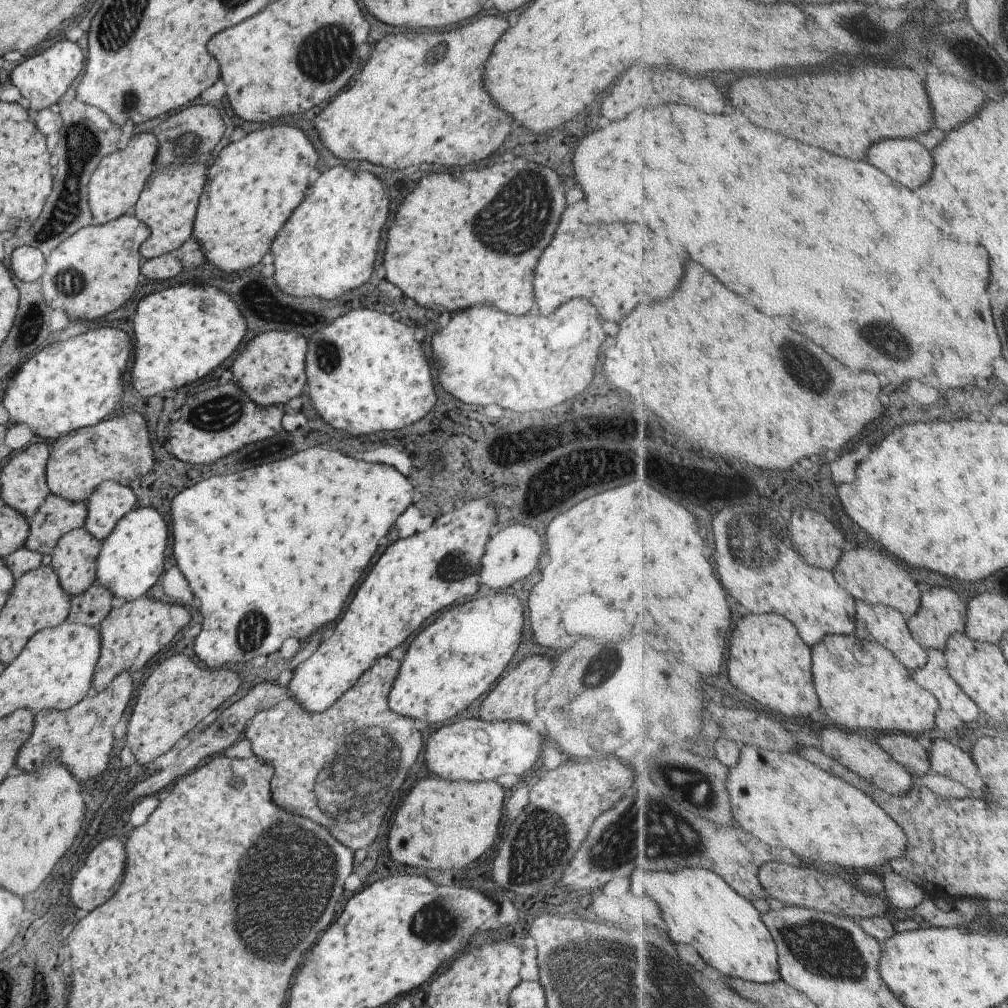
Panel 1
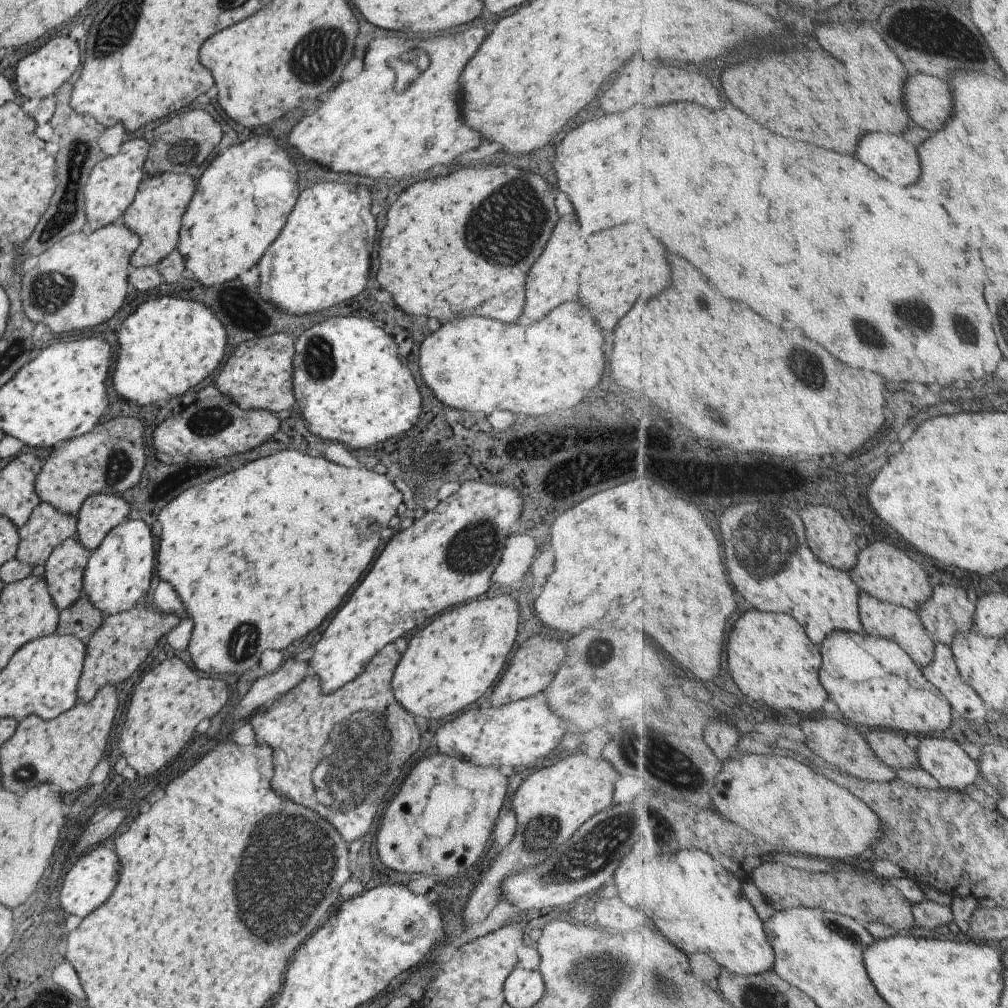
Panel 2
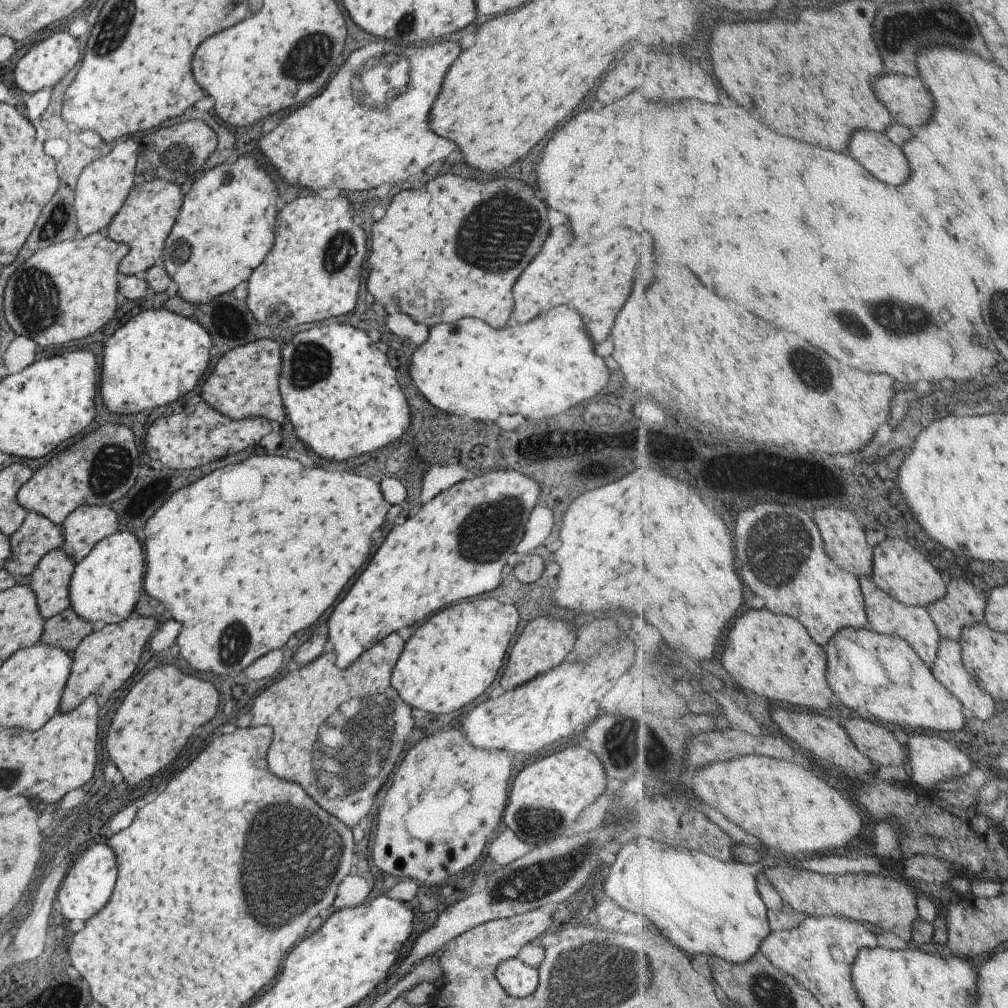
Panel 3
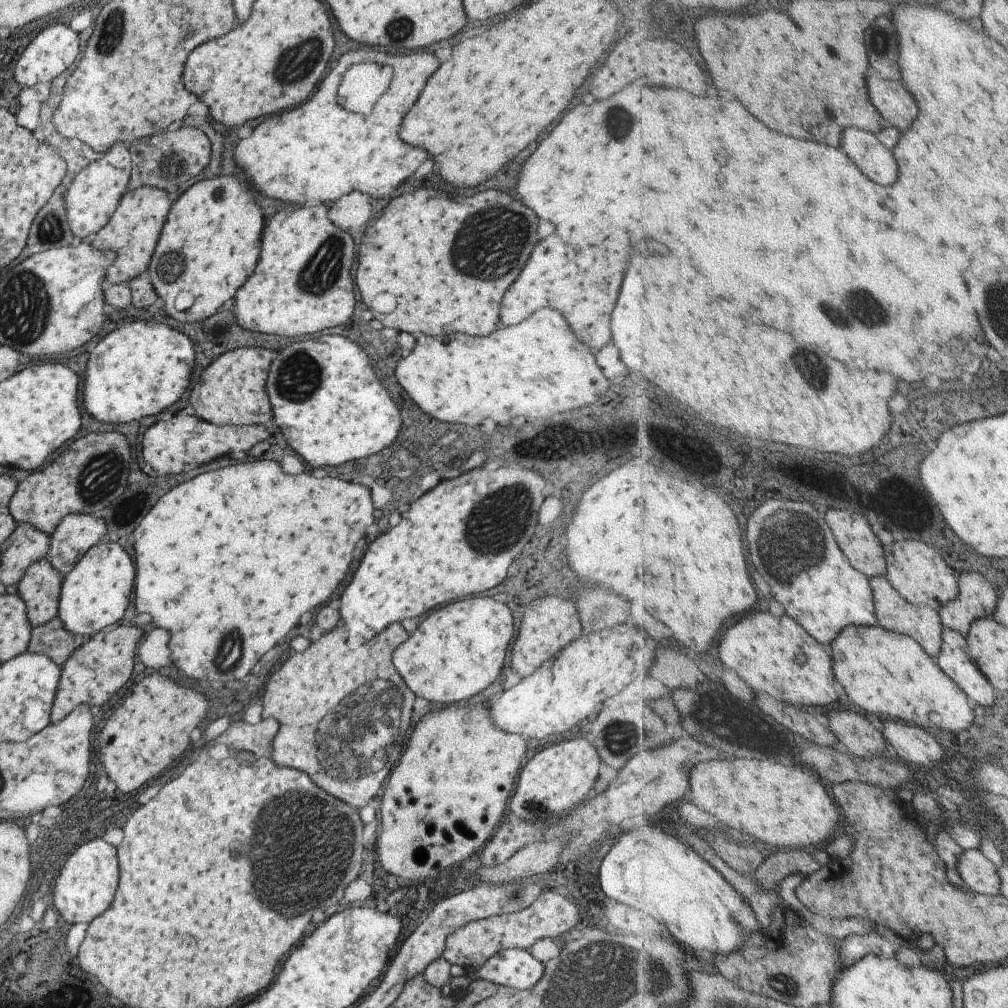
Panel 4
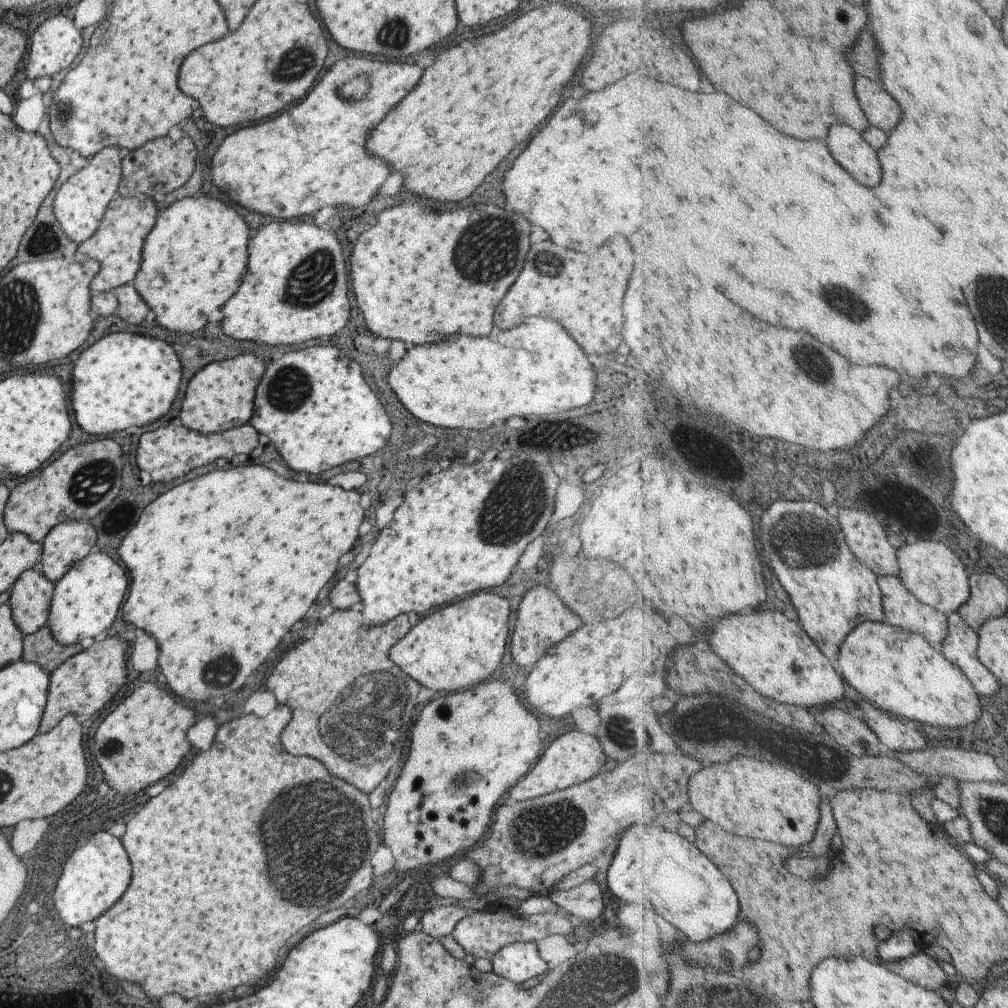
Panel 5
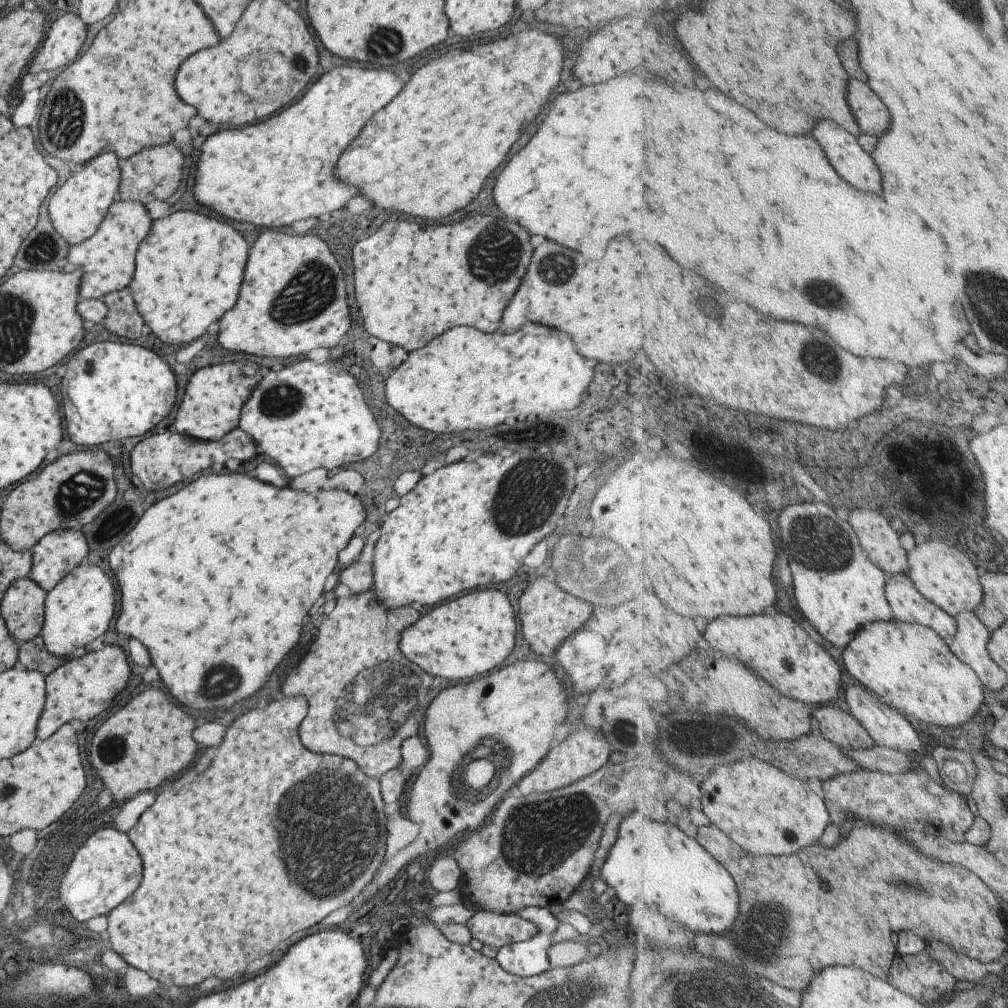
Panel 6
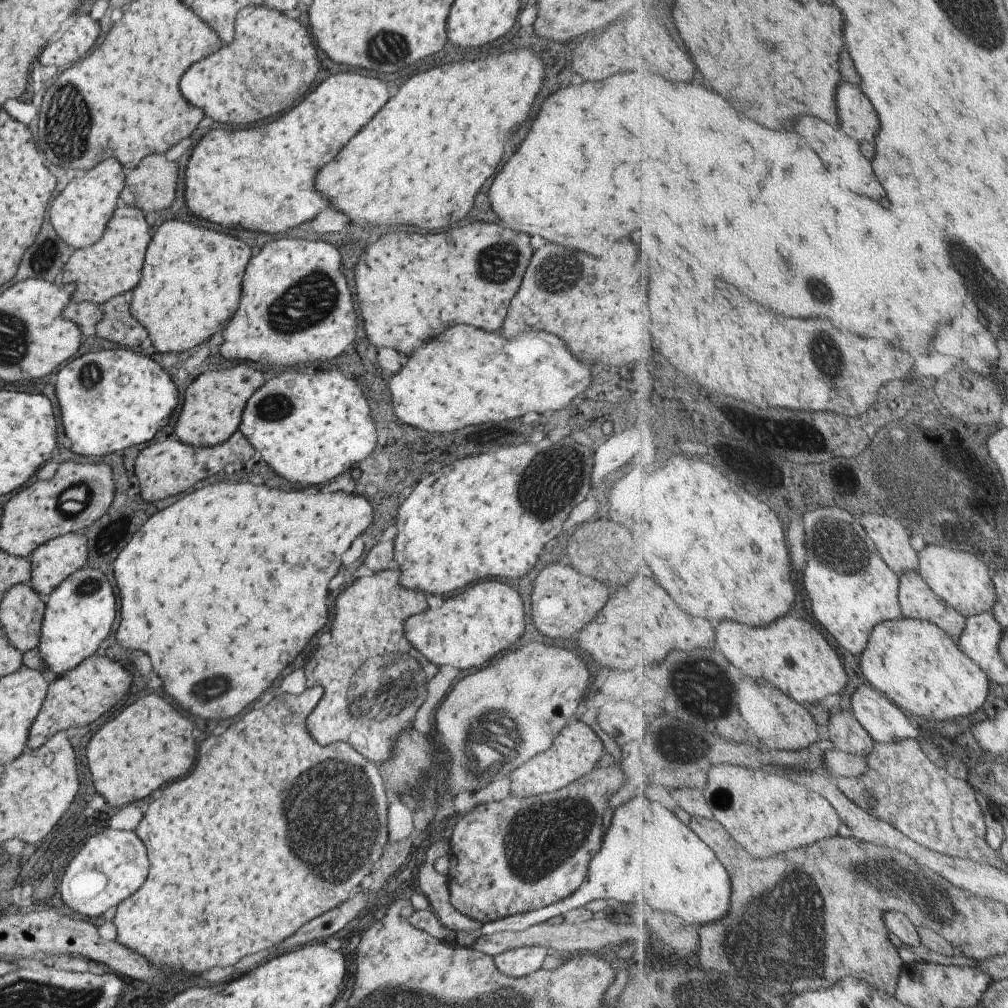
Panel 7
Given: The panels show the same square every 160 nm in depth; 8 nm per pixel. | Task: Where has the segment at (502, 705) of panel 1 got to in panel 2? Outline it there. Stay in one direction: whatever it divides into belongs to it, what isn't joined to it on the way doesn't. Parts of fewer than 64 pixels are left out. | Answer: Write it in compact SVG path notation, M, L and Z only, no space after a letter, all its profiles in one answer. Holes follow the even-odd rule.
M535 635L531 636L529 640L526 639L515 650L507 670L503 672L503 676L495 684L491 704L499 706L499 704L505 704L511 702L511 700L516 701L521 696L531 696L535 692L545 690L545 686L553 678L555 670L559 668L563 656L565 656L565 642L561 642L561 640L551 640L551 638Z

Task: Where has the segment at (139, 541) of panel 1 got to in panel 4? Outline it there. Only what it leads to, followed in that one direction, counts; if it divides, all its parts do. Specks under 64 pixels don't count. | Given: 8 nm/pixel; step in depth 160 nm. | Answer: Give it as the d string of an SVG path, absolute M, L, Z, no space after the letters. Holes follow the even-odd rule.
M106 538L99 541L63 576L58 596L57 617L61 626L71 634L91 636L115 626L123 616L133 590L135 570L133 562L117 544Z

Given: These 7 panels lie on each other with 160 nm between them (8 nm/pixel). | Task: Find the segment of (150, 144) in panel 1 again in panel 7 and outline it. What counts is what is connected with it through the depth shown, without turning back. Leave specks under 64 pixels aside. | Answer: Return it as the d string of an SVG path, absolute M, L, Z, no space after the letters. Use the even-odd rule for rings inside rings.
M107 158L103 160L101 164L93 166L91 170L86 170L77 174L66 186L61 190L51 206L49 206L49 222L53 227L53 230L57 233L57 236L65 243L68 247L73 250L83 248L93 244L96 240L101 238L101 235L106 230L109 220L114 214L114 210L117 208L117 199L121 189L124 187L125 169L113 158Z

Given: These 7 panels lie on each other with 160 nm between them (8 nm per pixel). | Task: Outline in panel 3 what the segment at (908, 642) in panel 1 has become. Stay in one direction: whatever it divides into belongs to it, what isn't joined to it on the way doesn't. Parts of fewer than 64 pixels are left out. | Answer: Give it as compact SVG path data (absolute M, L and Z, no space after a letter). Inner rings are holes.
M861 578L861 584L865 588L865 602L869 604L869 622L873 624L873 628L881 634L895 634L905 638L909 644L913 644L913 648L919 652L919 656L933 666L937 660L937 650L939 650L939 630L929 614L927 608L919 608L919 606L905 606L905 603L897 602L895 598L891 598L887 592L883 592L877 584L871 582L871 578Z

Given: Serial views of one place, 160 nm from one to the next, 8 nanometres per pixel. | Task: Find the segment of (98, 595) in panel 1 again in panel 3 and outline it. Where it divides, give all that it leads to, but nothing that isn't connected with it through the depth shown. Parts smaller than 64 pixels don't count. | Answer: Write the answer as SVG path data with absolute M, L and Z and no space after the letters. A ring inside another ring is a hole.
M69 608L43 620L43 628L38 642L57 647L71 654L74 648L95 629L95 625L75 616Z

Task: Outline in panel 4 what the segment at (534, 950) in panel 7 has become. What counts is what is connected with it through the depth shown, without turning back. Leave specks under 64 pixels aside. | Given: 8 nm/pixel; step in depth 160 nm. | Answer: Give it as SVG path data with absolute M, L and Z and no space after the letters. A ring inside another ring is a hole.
M510 948L500 950L489 957L480 967L474 968L471 976L458 980L461 991L451 994L456 999L463 995L467 983L475 979L490 980L503 987L530 989L544 973L544 963L533 958L527 949Z

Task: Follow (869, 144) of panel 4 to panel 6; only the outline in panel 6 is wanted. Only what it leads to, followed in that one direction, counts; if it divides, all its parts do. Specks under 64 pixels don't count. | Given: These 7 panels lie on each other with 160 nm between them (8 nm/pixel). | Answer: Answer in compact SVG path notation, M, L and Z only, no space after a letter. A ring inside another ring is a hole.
M821 120L821 124L813 130L813 136L825 152L829 152L829 162L837 168L841 178L849 180L849 184L859 190L881 192L883 178L875 160L861 148L849 130L831 120Z

